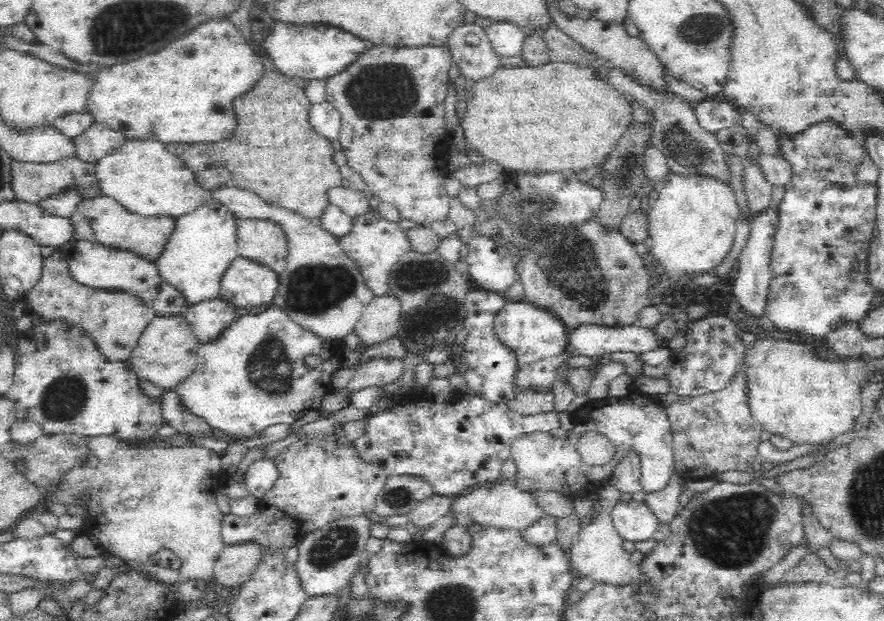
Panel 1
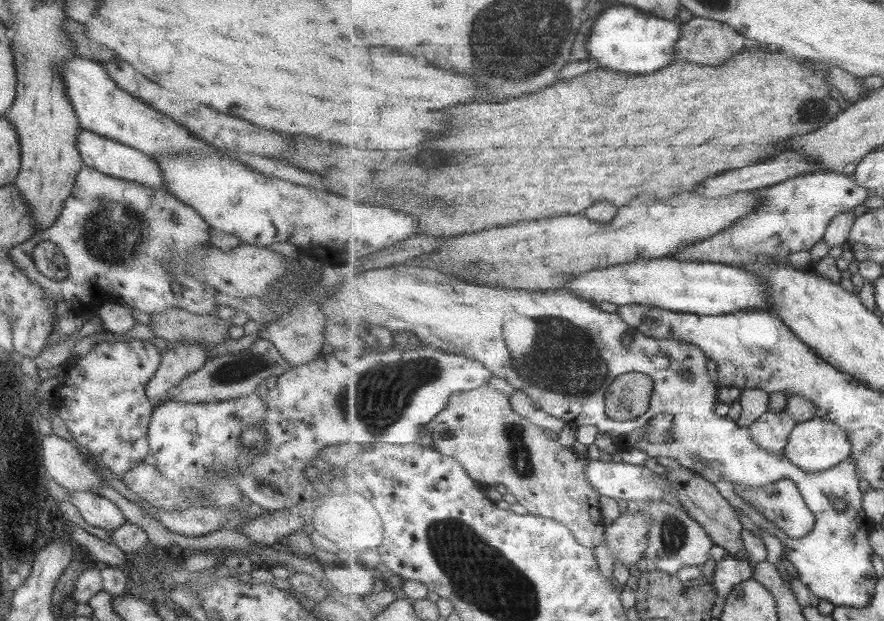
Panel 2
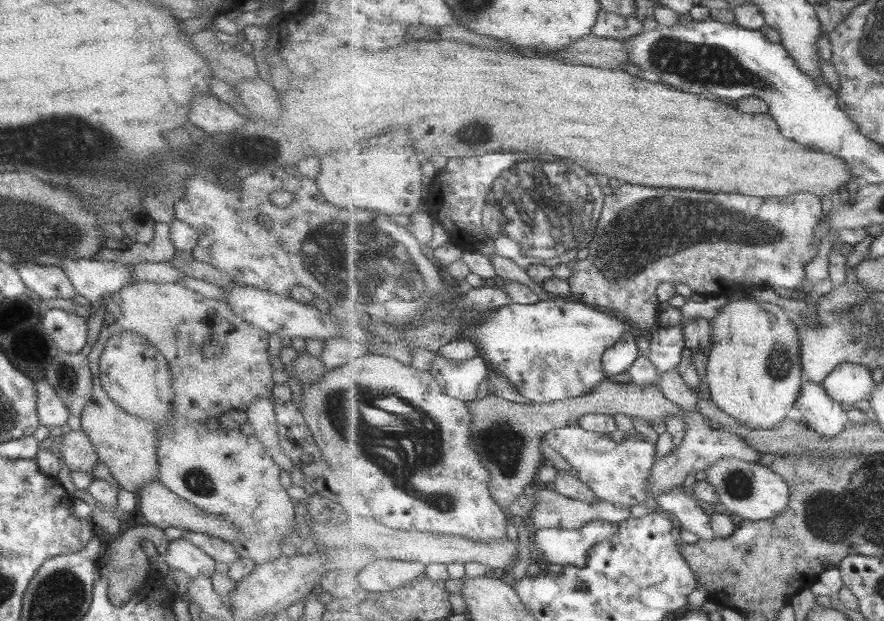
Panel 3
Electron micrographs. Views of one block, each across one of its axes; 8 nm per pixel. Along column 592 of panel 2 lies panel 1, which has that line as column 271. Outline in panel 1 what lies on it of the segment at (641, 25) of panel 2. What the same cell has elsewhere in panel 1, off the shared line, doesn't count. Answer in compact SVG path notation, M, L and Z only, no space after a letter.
M274 21L269 34L264 38L263 47L275 65L275 70L297 81L328 79L348 68L356 58L362 56L373 45L363 38L344 32L334 26L284 26Z

